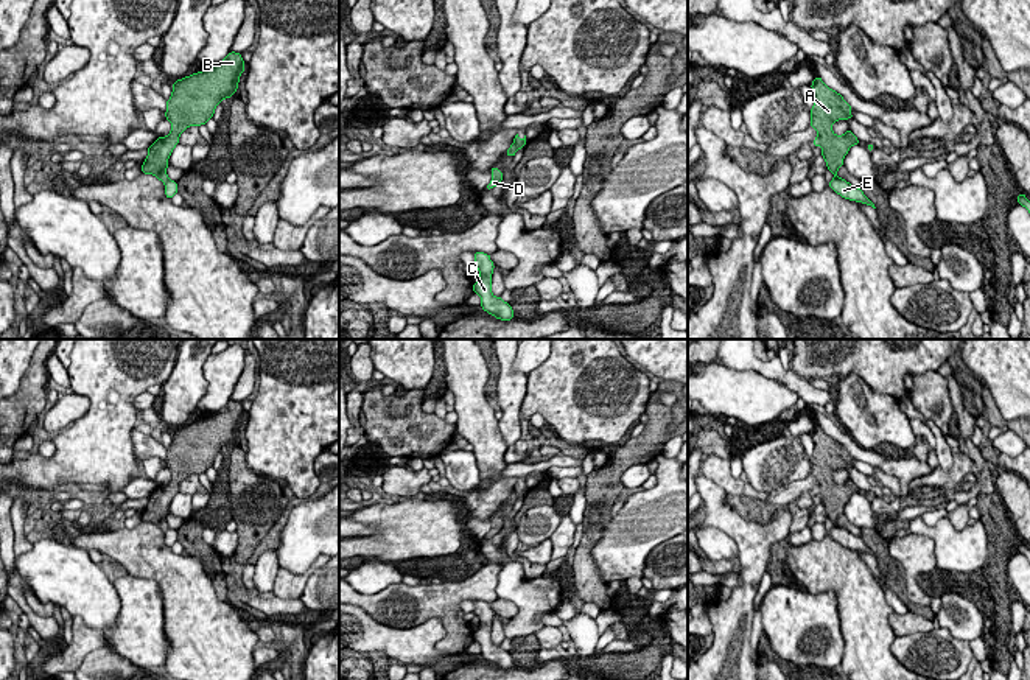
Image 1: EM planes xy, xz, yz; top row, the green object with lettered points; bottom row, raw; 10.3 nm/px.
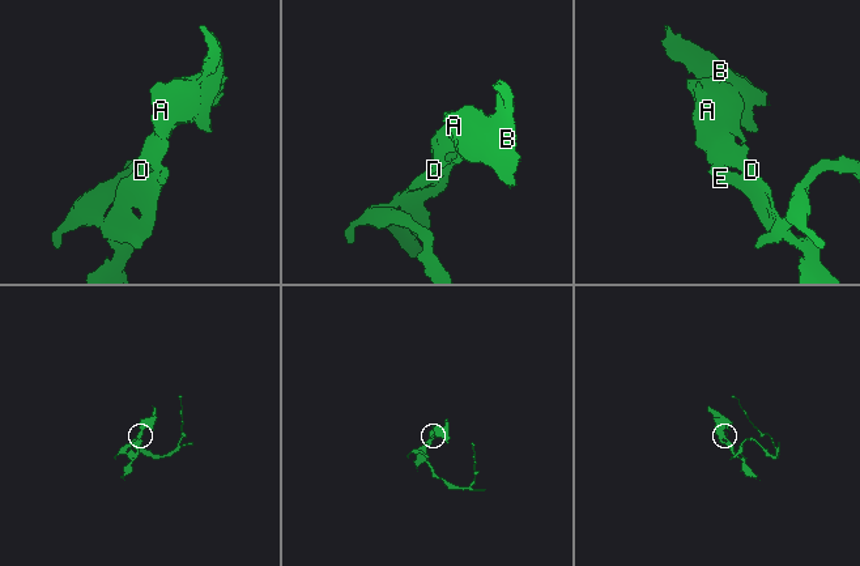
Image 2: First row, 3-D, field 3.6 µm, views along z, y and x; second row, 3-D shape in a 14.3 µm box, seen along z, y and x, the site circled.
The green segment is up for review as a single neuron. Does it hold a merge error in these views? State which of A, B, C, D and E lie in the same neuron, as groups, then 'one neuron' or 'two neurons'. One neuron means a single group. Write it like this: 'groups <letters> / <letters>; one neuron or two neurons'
groups A B D / C E; two neurons

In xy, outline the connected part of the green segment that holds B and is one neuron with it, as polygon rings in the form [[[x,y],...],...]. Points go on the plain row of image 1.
[[[230,400],[219,412],[193,422],[173,431],[173,440],[166,450],[165,467],[171,471],[171,481],[148,496],[142,521],[152,523],[166,532],[168,507],[179,492],[180,482],[190,475],[205,473],[216,454],[235,443],[240,425],[244,420],[240,401]]]

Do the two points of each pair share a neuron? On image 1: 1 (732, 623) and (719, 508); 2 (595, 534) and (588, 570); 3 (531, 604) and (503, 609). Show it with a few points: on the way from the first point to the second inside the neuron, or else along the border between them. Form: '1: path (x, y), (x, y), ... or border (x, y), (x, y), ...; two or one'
1: path (742, 595), (749, 585), (749, 540), (744, 536); one
2: path (587, 543), (585, 560); one
3: border (498, 596), (517, 607), (517, 613), (512, 618); two

